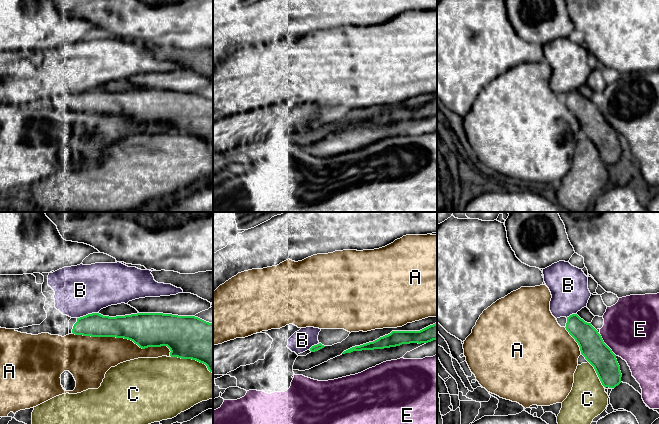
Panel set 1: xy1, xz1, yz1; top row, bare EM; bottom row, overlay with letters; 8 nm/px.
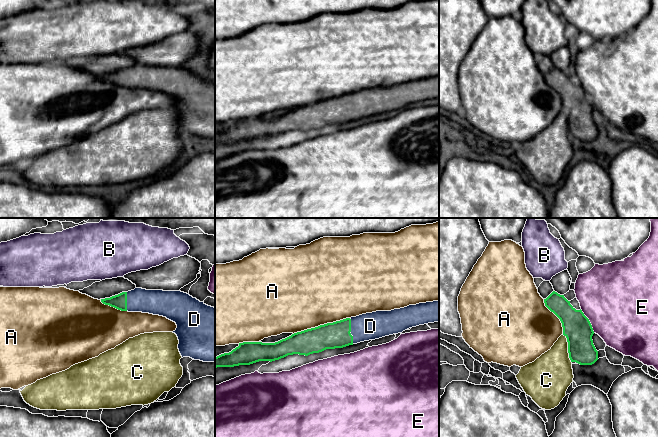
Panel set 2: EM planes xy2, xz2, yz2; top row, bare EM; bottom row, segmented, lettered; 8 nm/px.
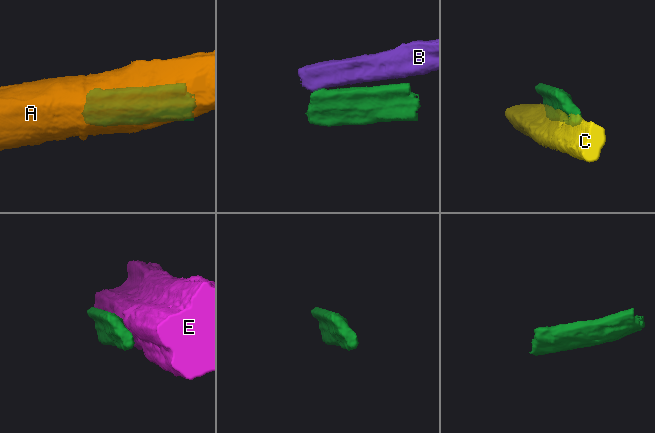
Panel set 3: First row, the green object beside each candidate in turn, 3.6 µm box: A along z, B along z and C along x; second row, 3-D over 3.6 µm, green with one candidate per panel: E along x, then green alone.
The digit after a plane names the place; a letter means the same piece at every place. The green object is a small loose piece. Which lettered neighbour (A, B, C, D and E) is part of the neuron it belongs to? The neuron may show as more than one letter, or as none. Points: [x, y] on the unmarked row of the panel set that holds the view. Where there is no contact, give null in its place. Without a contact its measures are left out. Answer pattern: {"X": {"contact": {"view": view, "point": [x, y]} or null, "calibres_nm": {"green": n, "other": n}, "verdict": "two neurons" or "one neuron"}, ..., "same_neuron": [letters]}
{"A": {"contact": {"view": "xy1", "point": [125, 114]}, "calibres_nm": {"green": 280, "other": 280}, "verdict": "two neurons"}, "B": {"contact": {"view": "xy1", "point": [88, 90]}, "calibres_nm": {"green": 190, "other": 400}, "verdict": "two neurons"}, "C": {"contact": {"view": "xy1", "point": [192, 135]}, "calibres_nm": {"green": 360, "other": 440}, "verdict": "two neurons"}, "D": {"contact": {"view": "xz2", "point": [350, 107]}, "calibres_nm": {"green": 200, "other": 220}, "verdict": "one neuron"}, "E": {"contact": {"view": "yz2", "point": [589, 97]}, "calibres_nm": {"green": 220, "other": 500}, "verdict": "two neurons"}, "same_neuron": ["D"]}

